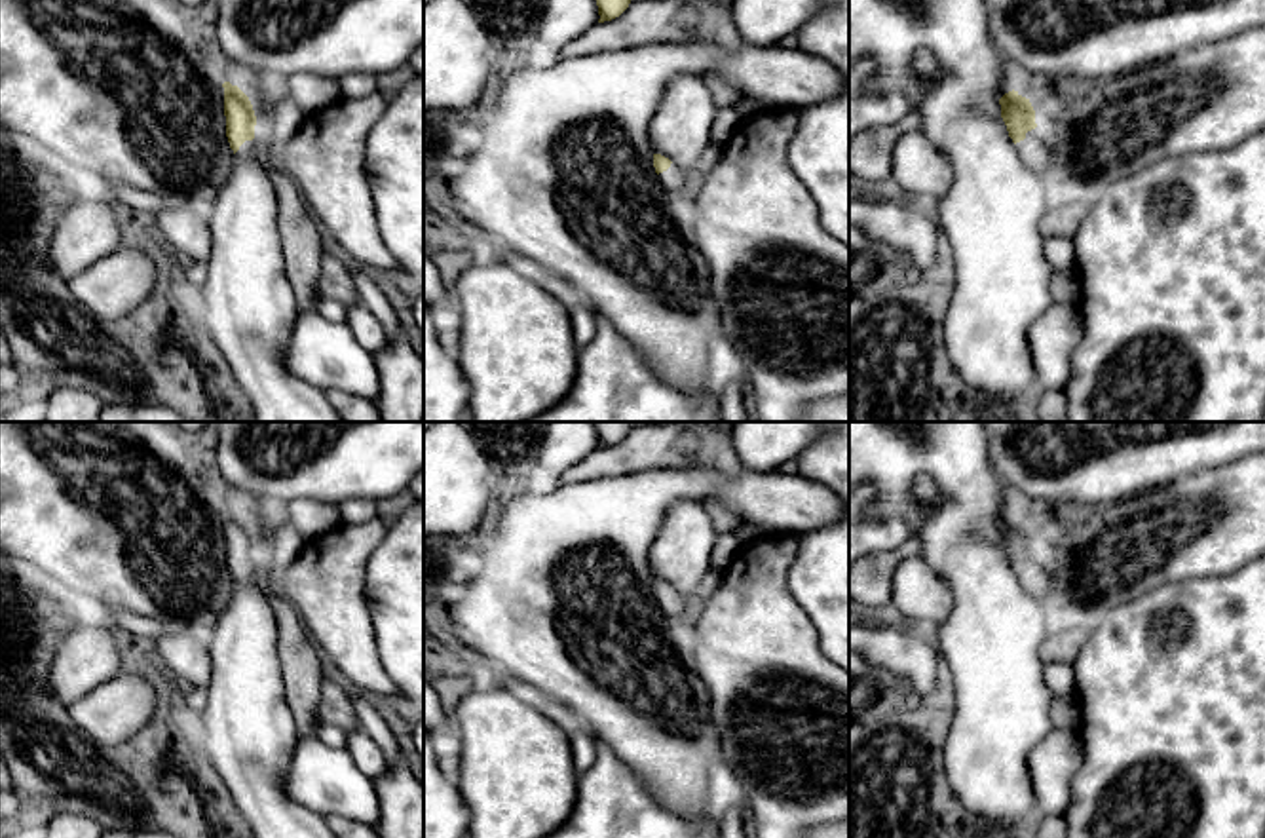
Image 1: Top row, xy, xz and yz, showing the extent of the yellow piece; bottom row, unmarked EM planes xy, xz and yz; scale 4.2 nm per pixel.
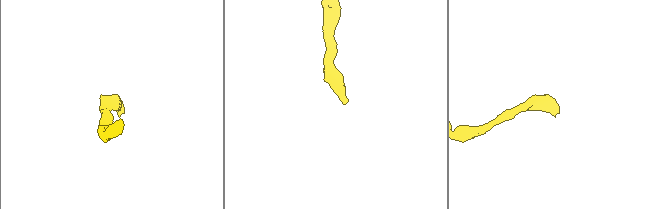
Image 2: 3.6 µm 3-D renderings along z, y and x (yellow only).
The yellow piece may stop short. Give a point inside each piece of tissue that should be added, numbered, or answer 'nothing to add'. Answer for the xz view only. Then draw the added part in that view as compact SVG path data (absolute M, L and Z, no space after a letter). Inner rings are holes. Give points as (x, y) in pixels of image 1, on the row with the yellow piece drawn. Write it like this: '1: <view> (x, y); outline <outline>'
1: xz (675, 181); outline M670 163L670 167L663 173L659 173L657 177L661 181L661 186L672 200L680 200L695 184L695 175L686 173L676 163Z

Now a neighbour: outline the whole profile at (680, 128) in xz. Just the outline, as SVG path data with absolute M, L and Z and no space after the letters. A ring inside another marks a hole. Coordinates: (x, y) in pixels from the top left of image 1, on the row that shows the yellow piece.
M680 74L667 87L646 125L653 154L661 154L689 175L710 144L720 106L701 76Z

